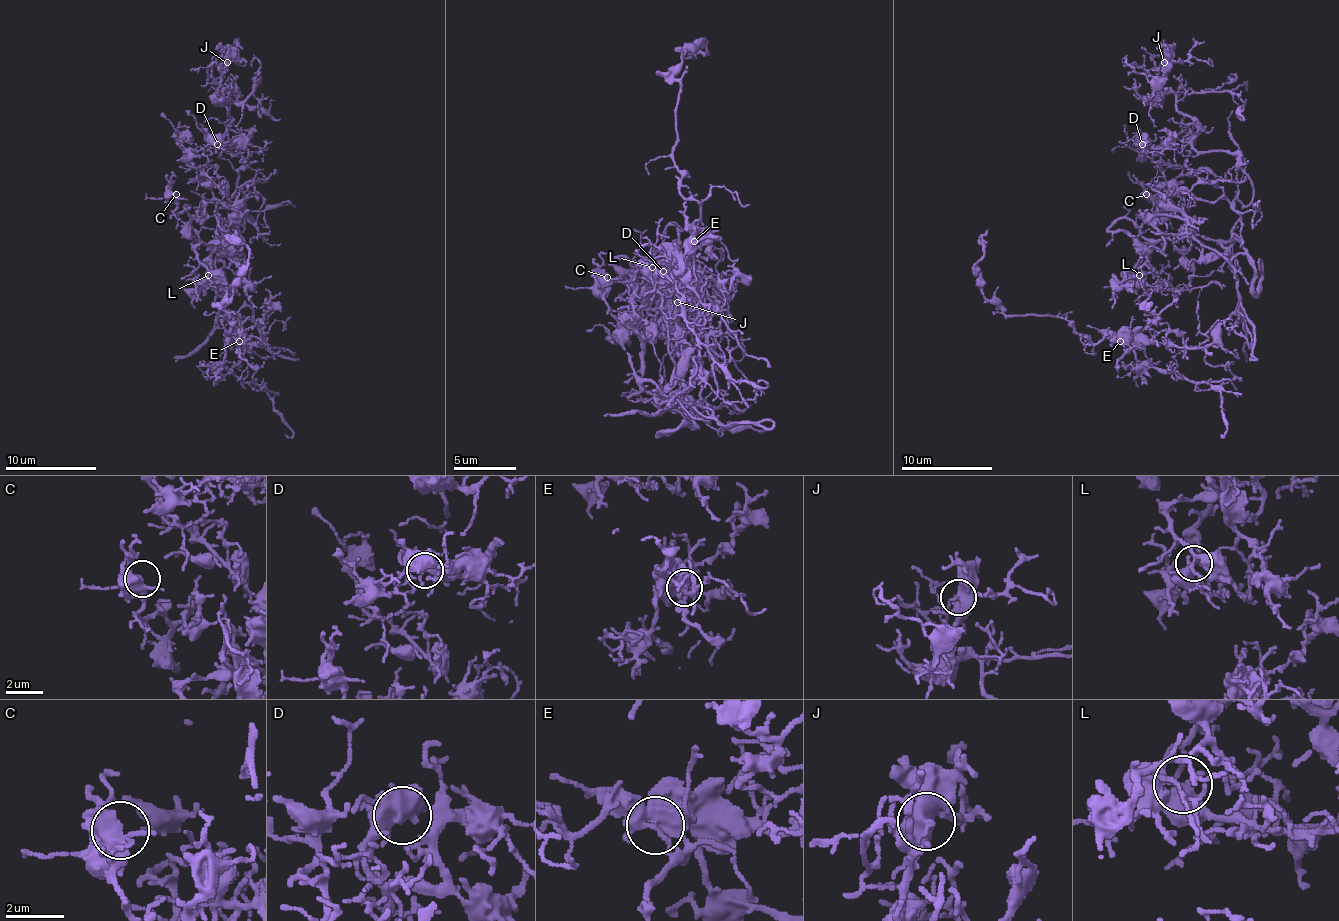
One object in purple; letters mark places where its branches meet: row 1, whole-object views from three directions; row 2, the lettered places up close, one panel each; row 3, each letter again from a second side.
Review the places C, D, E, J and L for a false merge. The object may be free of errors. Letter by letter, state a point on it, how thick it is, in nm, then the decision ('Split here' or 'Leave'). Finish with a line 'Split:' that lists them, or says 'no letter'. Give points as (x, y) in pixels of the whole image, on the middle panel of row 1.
C: Place: (607, 277). Thickness 460 nm. Leave
D: Place: (663, 271). Thickness 500 nm. Leave
E: Place: (694, 241). Thickness 500 nm. Leave
J: Place: (677, 302). Thickness 480 nm. Leave
L: Place: (652, 267). Thickness 340 nm. Leave
Split: no letter

